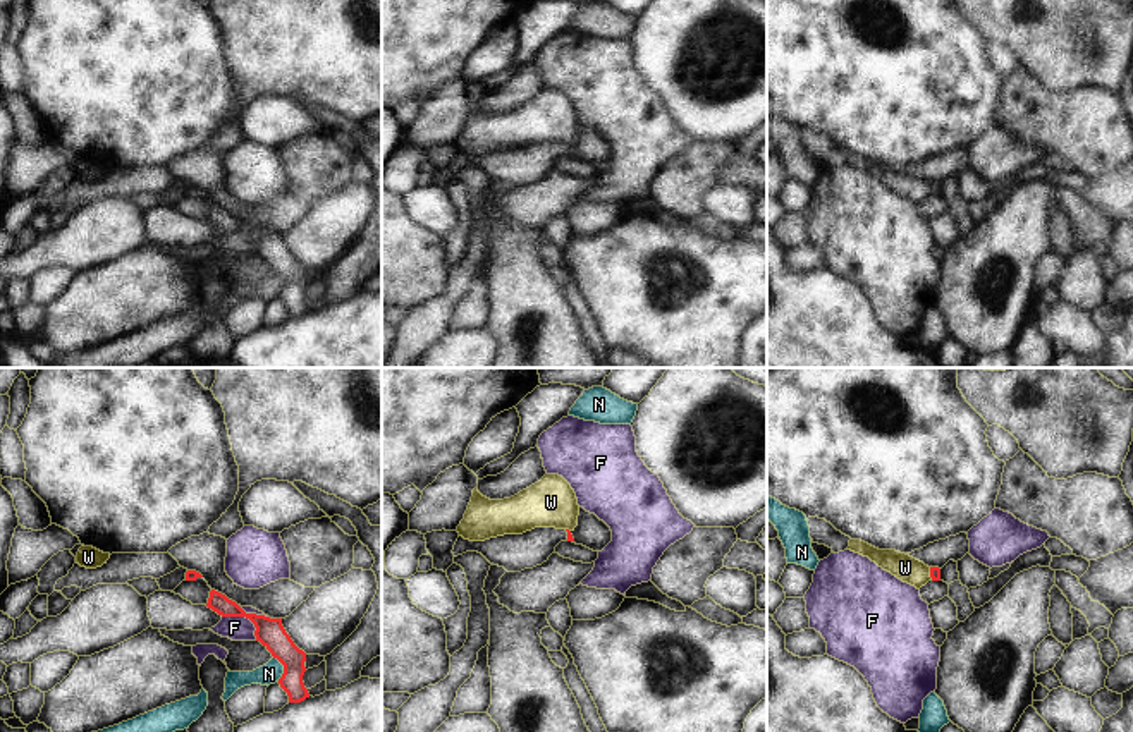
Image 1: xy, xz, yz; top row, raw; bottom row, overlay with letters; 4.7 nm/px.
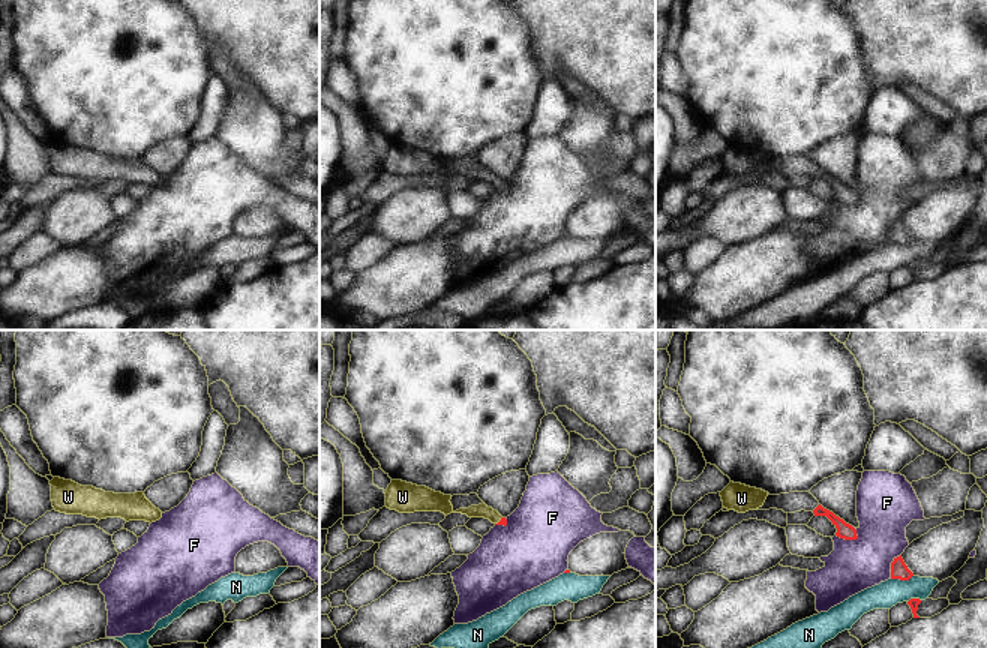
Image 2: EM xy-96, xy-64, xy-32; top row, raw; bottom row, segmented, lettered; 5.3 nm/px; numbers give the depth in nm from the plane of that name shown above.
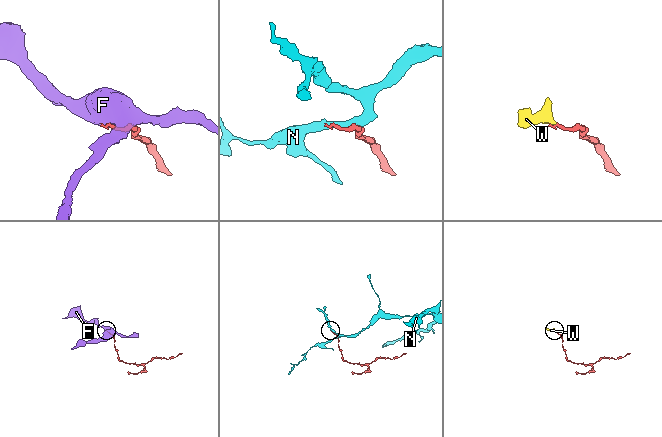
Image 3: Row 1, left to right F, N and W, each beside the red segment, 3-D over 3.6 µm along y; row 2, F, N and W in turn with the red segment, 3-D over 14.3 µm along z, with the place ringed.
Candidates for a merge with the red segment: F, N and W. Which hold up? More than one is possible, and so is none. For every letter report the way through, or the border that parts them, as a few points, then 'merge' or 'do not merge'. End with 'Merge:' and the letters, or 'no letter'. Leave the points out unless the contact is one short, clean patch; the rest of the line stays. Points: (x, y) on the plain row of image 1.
F: along xy (222, 231), (263, 229), (267, 232) | do not merge
N: along xy (274, 272), (282, 280), (279, 296) | do not merge
W: across yz (934, 186), (930, 189), (917, 189), (905, 182) | merge
Merge: W

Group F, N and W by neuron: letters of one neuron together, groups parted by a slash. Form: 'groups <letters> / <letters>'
groups F / N / W

